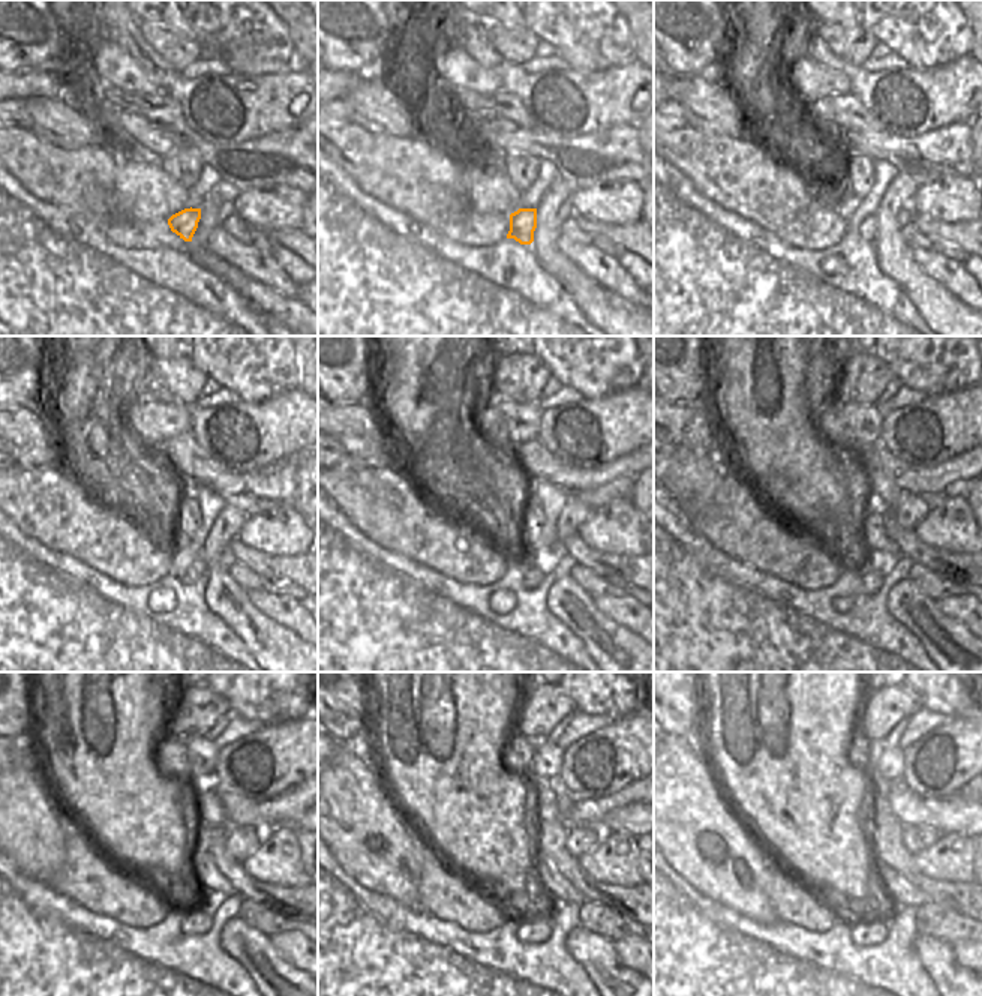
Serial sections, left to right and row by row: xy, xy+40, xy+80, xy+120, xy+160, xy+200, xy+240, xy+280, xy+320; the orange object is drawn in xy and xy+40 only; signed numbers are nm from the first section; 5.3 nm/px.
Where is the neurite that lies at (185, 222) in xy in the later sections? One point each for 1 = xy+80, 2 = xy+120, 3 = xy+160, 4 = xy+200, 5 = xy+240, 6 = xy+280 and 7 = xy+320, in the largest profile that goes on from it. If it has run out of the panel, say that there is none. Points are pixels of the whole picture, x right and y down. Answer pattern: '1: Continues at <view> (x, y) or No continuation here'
1: Continues at xy+80 (867, 228)
2: Continues at xy+120 (198, 569)
3: Continues at xy+160 (532, 576)
4: Continues at xy+200 (870, 578)
5: Continues at xy+240 (198, 920)
6: Continues at xy+280 (538, 929)
7: Continues at xy+320 (868, 932).

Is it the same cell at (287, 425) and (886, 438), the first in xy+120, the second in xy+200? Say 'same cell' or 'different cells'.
same cell

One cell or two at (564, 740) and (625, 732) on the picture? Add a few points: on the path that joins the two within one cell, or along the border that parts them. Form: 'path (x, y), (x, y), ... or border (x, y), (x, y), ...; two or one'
border (612, 722), (570, 744), (564, 750), (559, 767); two

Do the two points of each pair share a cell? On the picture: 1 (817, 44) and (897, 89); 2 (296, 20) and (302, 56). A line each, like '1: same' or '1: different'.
1: same
2: same

